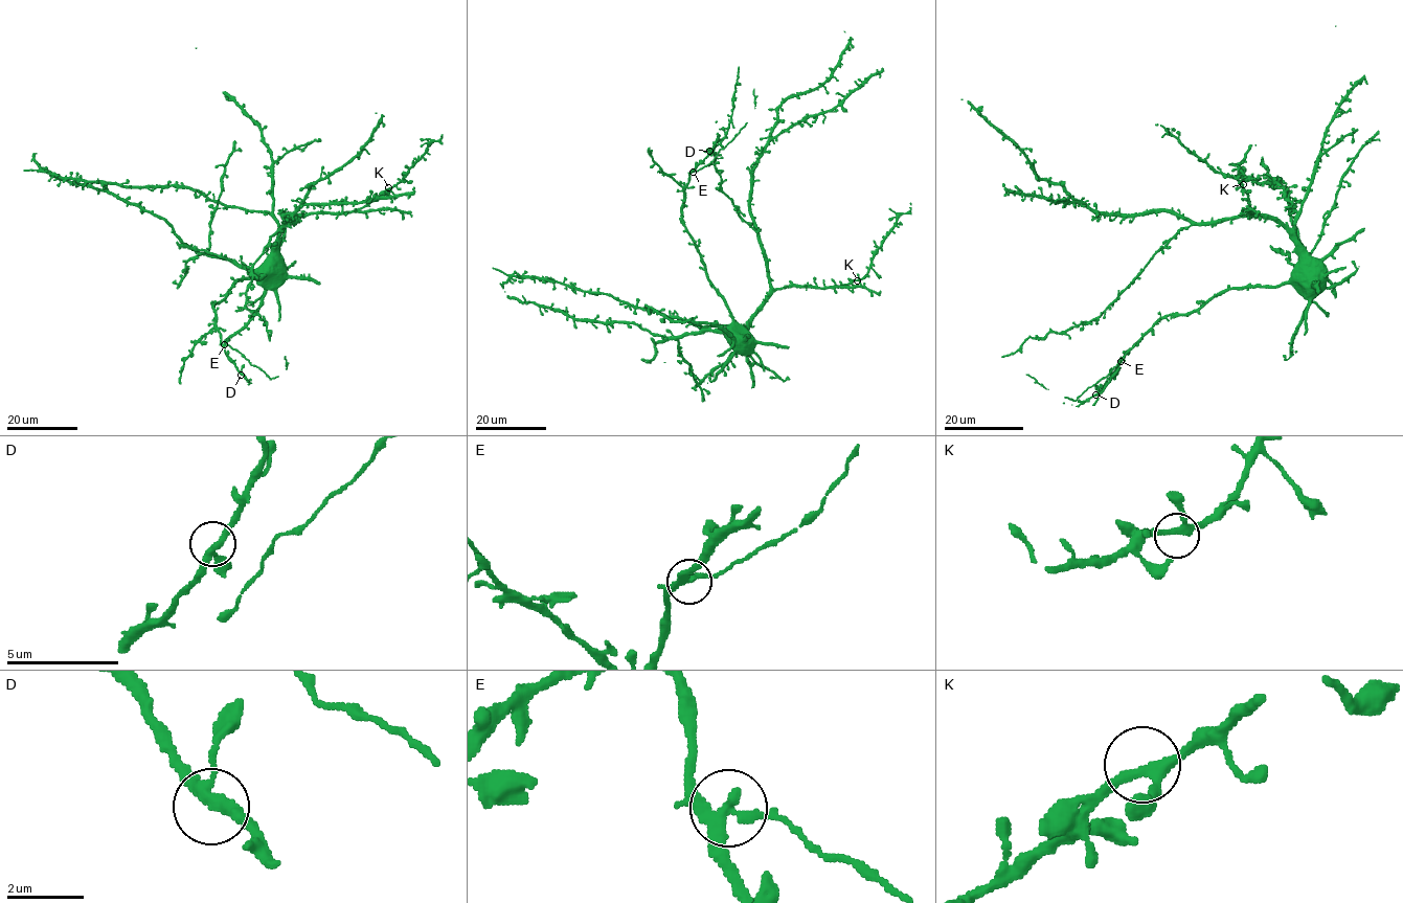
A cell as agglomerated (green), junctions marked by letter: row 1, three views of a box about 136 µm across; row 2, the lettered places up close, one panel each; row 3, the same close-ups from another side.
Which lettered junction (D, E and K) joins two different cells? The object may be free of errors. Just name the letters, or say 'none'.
none

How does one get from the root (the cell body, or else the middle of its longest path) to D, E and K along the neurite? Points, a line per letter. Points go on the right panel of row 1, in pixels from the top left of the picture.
D: (1283, 227), (1298, 256), (1298, 268), (1287, 281), (1225, 290), (1196, 310), (1162, 316), (1095, 394)
E: (1283, 227), (1298, 256), (1298, 268), (1287, 281), (1225, 290), (1196, 310), (1162, 316), (1119, 361)
K: (1283, 227), (1249, 211), (1250, 201), (1243, 184)

